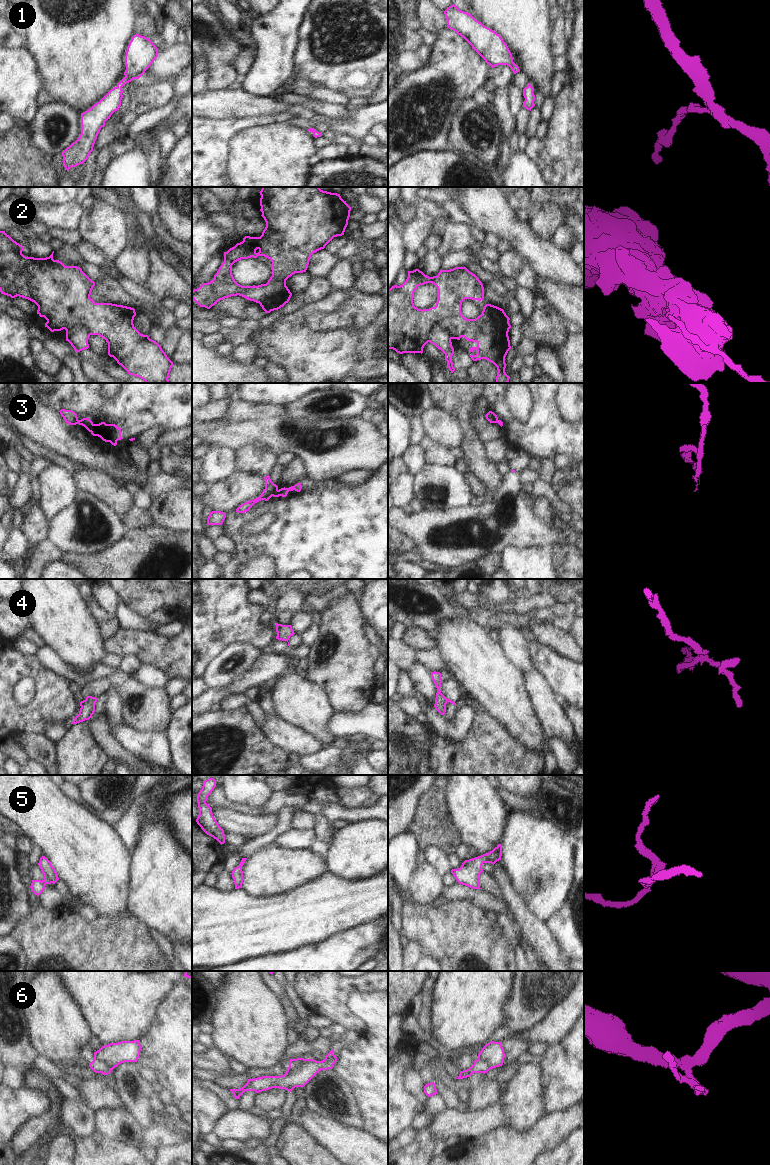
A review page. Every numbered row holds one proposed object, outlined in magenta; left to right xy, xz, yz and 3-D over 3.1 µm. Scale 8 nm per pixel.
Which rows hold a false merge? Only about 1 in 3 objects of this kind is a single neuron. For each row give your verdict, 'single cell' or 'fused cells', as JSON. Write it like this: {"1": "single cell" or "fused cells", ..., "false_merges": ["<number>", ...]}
{"1": "single cell", "2": "fused cells", "3": "fused cells", "4": "fused cells", "5": "single cell", "6": "fused cells", "false_merges": ["2", "3", "4", "6"]}

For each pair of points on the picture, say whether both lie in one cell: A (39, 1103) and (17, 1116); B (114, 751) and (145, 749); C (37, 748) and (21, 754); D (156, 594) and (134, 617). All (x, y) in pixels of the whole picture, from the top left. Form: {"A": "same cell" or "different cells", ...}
{"A": "same cell", "B": "different cells", "C": "different cells", "D": "different cells"}

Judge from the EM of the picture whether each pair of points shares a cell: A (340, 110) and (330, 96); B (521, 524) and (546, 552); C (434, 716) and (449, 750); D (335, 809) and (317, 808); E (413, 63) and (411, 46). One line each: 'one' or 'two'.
A: two
B: two
C: two
D: two
E: two

